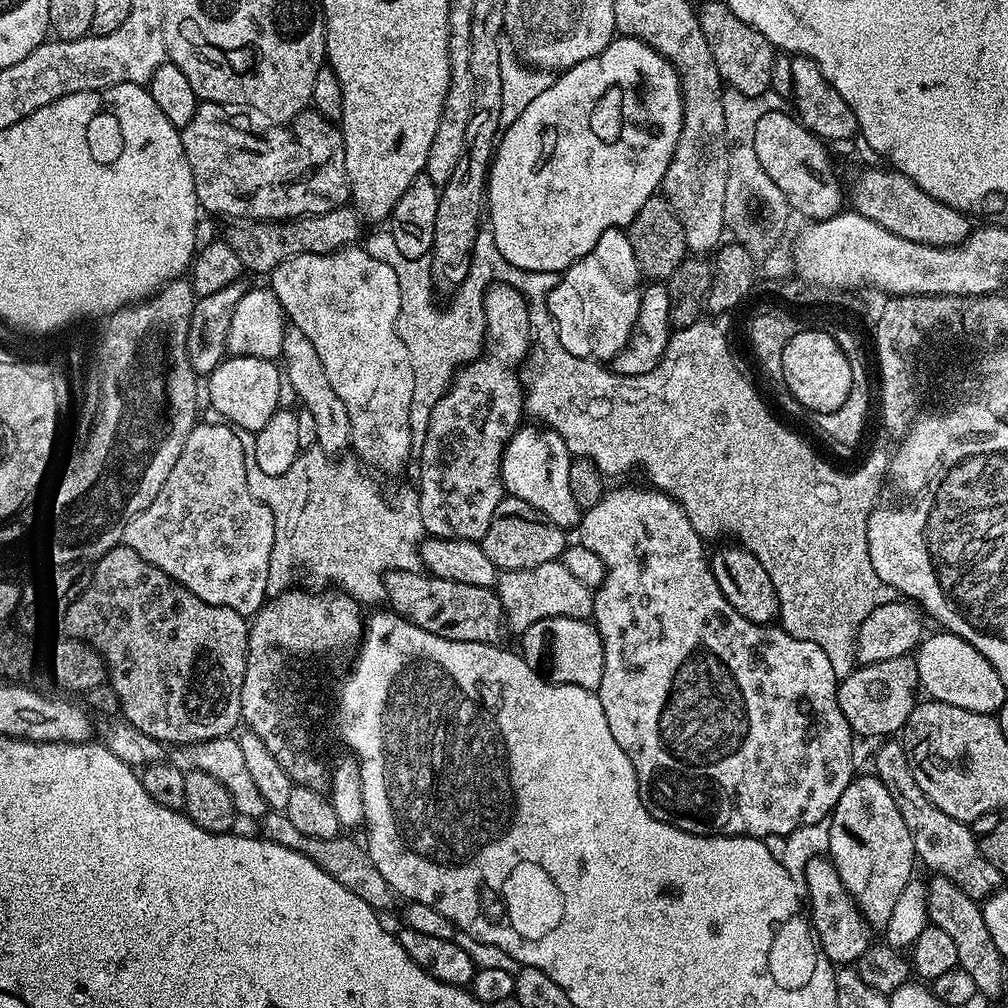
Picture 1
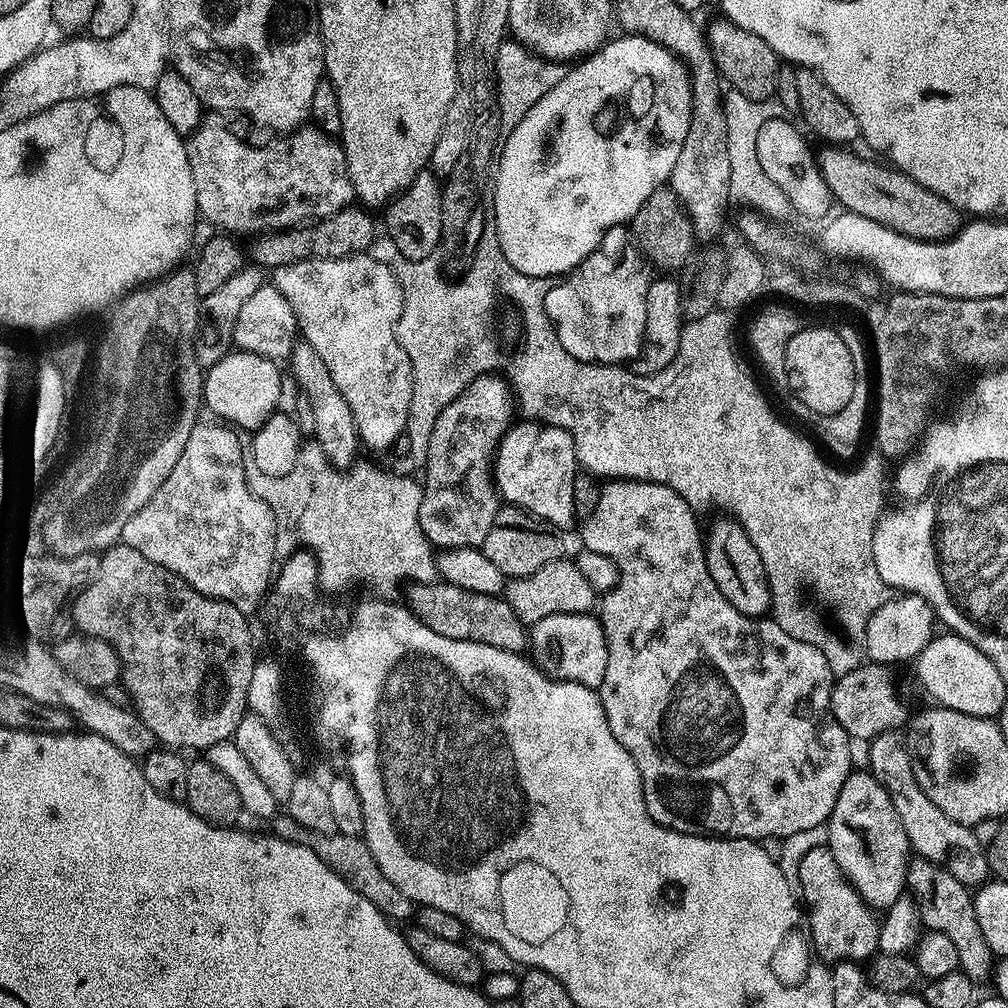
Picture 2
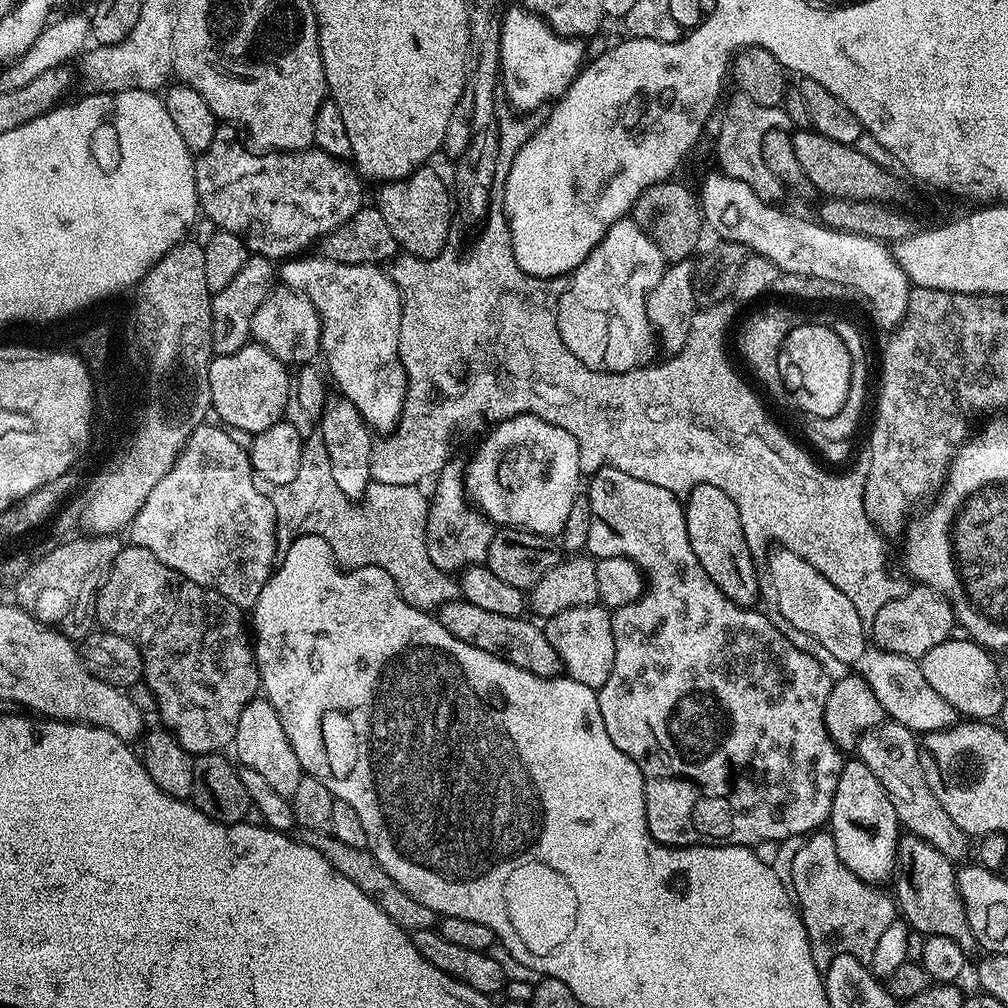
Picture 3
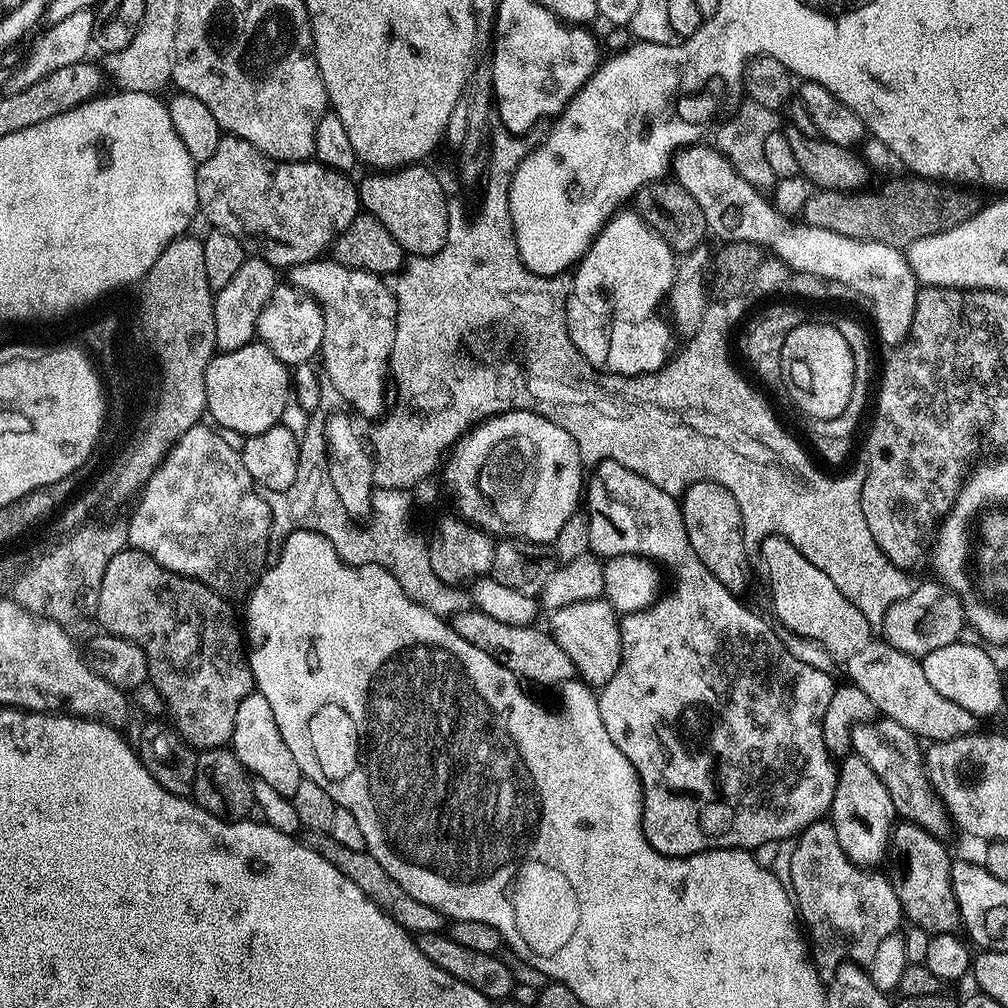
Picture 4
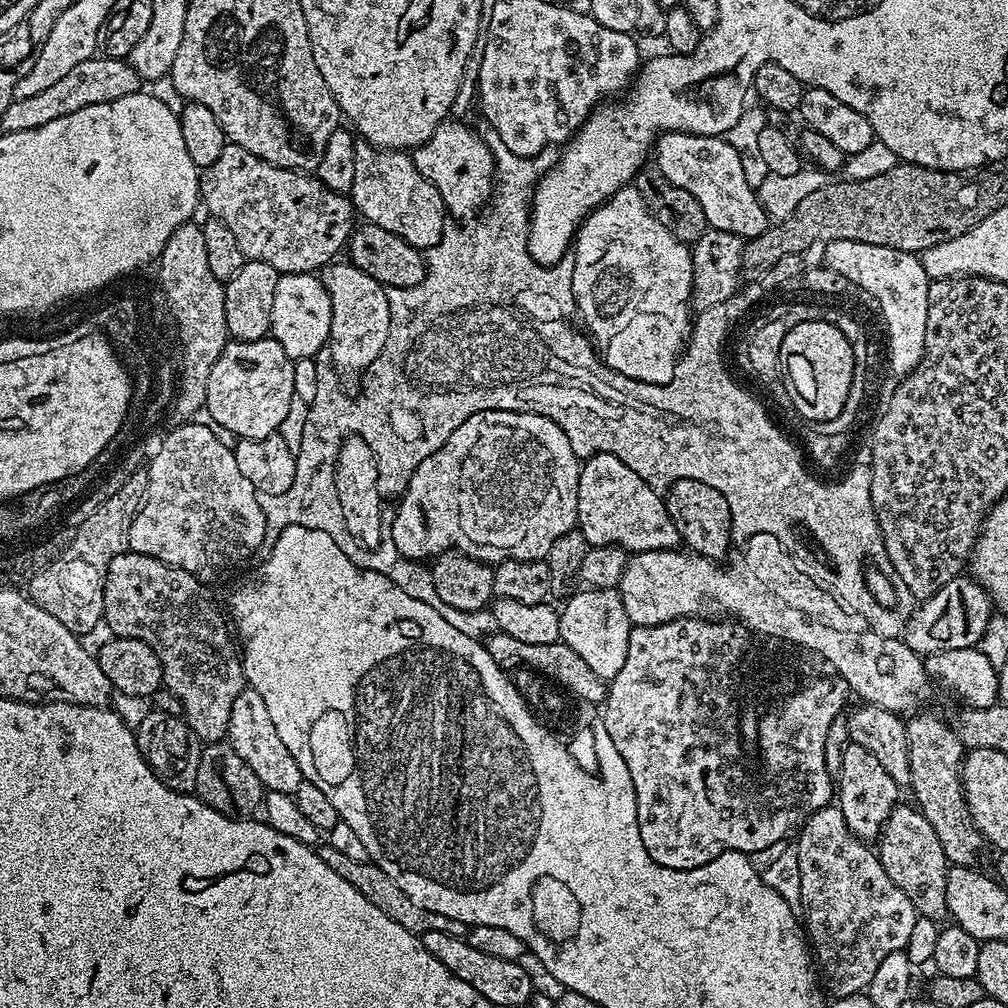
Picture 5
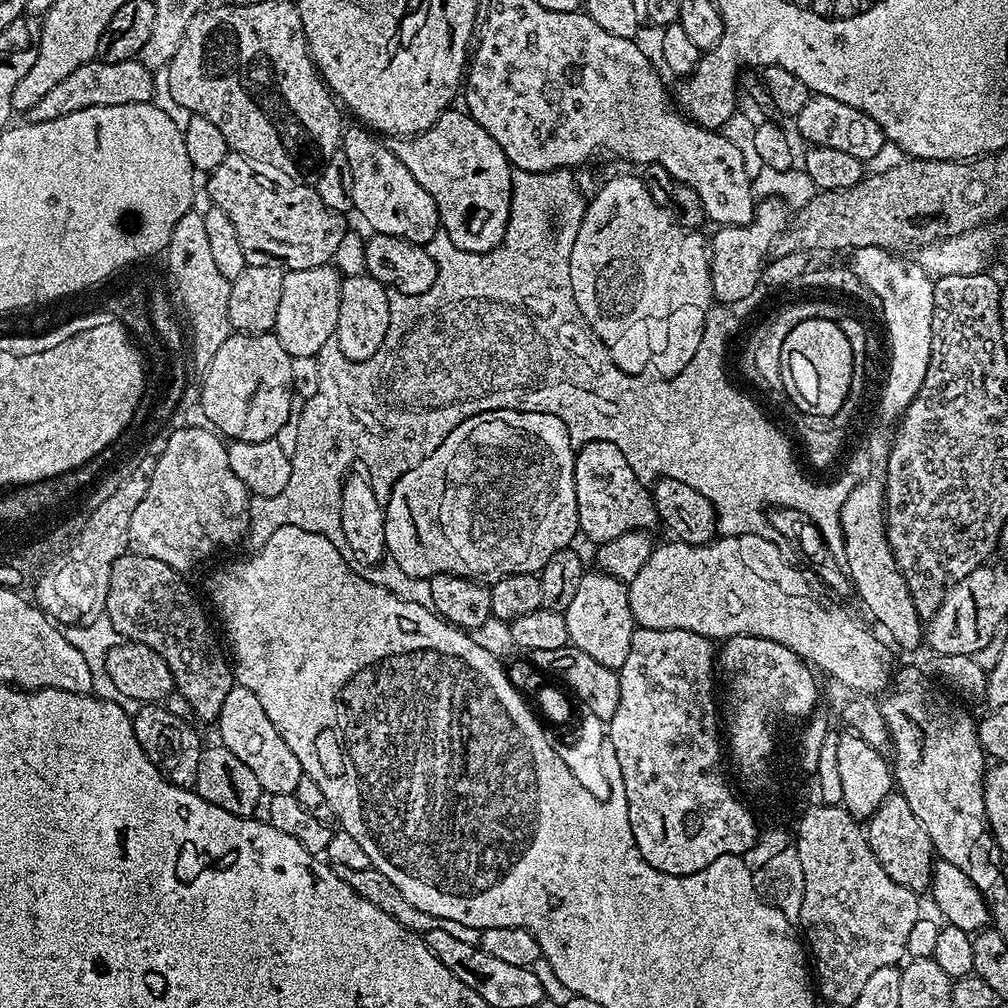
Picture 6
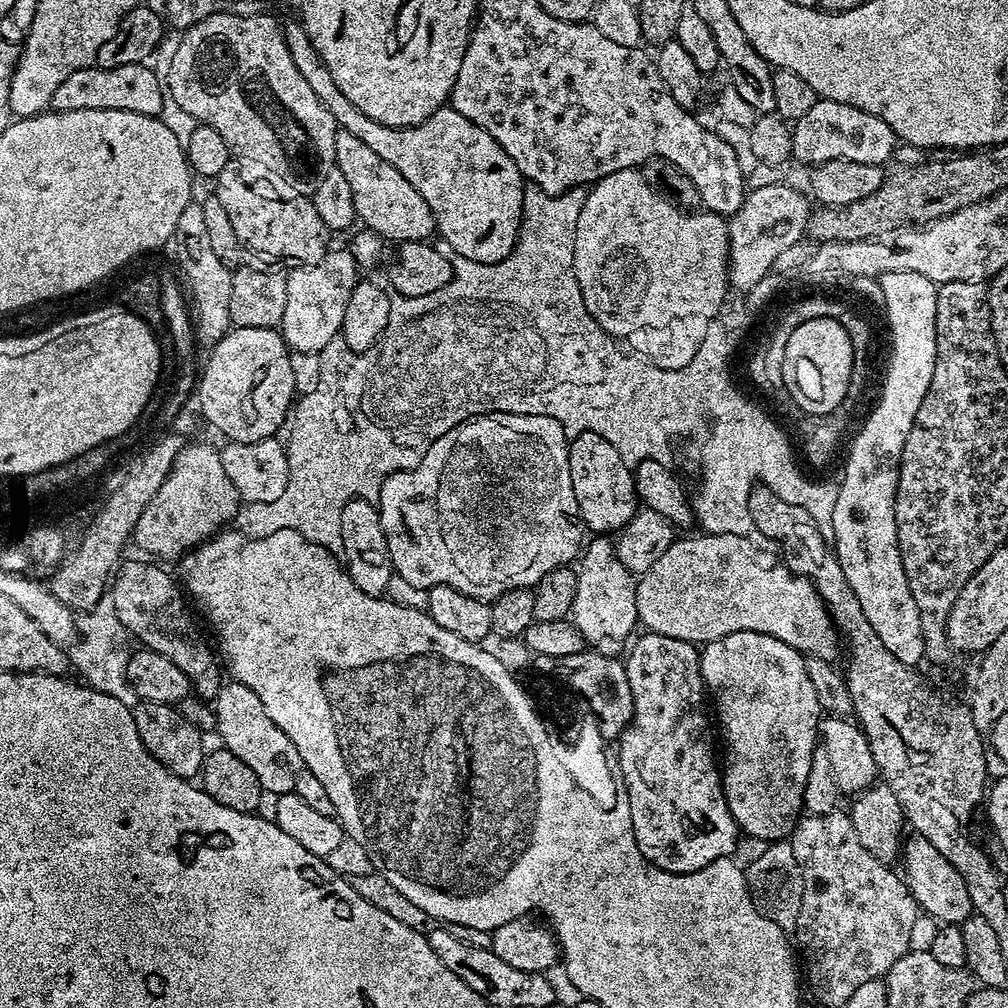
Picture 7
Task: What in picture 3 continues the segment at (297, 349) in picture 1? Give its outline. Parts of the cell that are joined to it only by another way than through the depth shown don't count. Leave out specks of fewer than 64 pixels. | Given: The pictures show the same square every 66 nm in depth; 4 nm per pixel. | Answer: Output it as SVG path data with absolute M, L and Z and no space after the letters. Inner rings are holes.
M342 395L329 399L318 417L318 435L324 442L326 454L330 454L330 474L338 490L353 502L364 499L364 492L374 480L374 436L363 418L358 414L354 402Z

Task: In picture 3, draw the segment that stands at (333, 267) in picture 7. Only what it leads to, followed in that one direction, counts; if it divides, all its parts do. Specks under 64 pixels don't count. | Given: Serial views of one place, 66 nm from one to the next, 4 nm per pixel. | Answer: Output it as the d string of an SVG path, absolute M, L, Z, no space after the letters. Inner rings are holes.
M273 287L266 299L258 306L258 310L254 310L251 339L260 347L270 350L274 358L291 362L296 356L297 365L307 365L312 360L311 356L320 352L320 314L314 310L310 298L301 296L293 288Z

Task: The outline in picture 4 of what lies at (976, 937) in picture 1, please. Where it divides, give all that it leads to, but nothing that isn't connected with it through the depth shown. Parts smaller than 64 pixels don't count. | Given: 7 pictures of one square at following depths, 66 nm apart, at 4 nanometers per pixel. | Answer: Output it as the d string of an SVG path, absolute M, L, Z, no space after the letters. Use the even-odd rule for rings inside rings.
M900 822L893 827L886 853L886 872L894 886L894 894L898 894L904 920L929 934L956 932L961 927L958 902L952 889L953 857L948 856L940 839L937 833L928 832L918 824Z

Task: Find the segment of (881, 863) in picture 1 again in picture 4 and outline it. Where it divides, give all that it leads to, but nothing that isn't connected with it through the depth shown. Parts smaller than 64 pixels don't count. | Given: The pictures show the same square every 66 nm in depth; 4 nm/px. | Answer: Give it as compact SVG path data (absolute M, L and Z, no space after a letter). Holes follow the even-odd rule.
M849 754L839 761L830 819L838 840L842 842L842 848L851 860L861 866L876 866L879 865L876 864L879 860L881 863L885 859L892 839L894 821L897 819L894 802L890 802L890 793L882 784L882 778L878 778L878 774L874 774L874 770L870 770L870 766L860 756Z

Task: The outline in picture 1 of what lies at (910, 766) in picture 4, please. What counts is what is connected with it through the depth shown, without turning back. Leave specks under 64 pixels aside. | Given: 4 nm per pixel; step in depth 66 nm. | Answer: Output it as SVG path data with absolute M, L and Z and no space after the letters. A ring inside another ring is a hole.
M888 738L876 752L876 769L874 775L890 790L890 798L894 798L894 806L898 806L898 814L902 814L902 822L912 831L914 850L917 861L929 868L929 873L945 876L954 886L958 886L973 900L980 902L992 895L1001 887L1002 877L980 849L980 842L973 835L971 827L963 820L950 818L950 814L942 814L926 794L922 794L922 786L914 782L914 774L910 770L910 762L906 758L903 743L896 738Z

